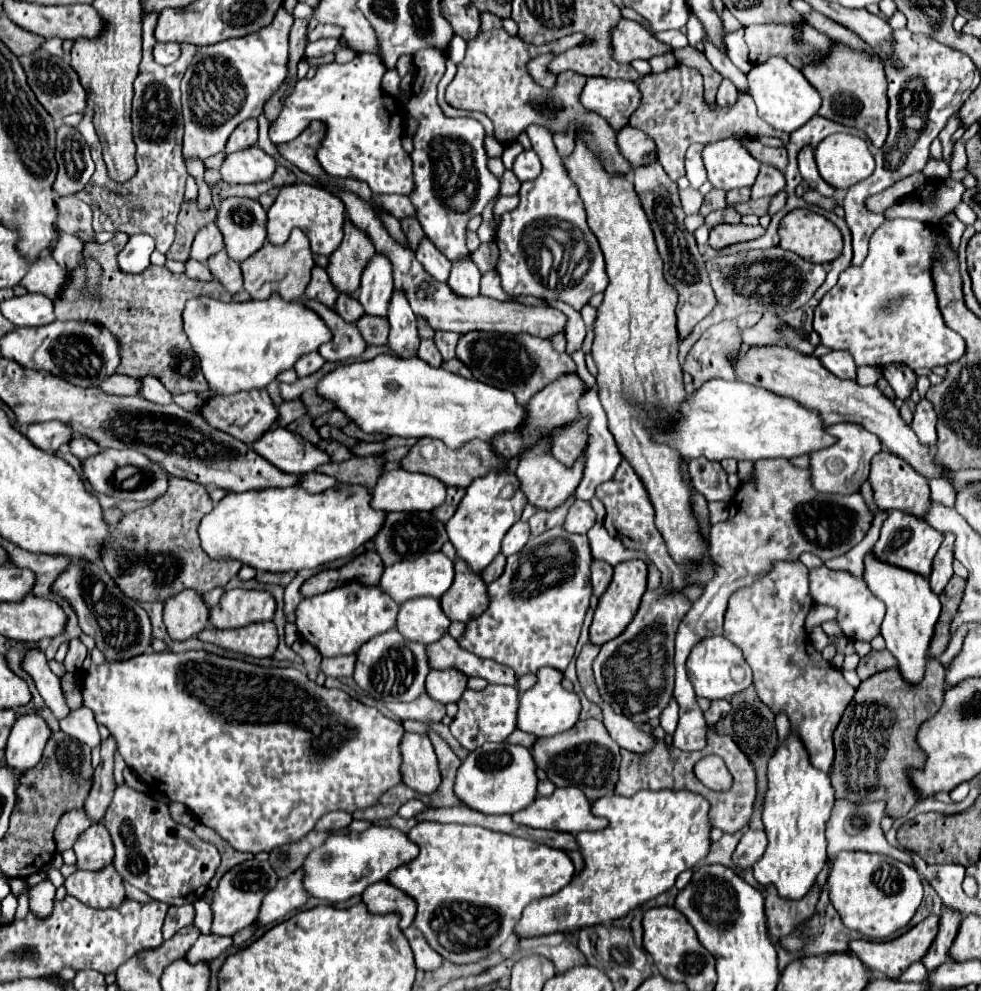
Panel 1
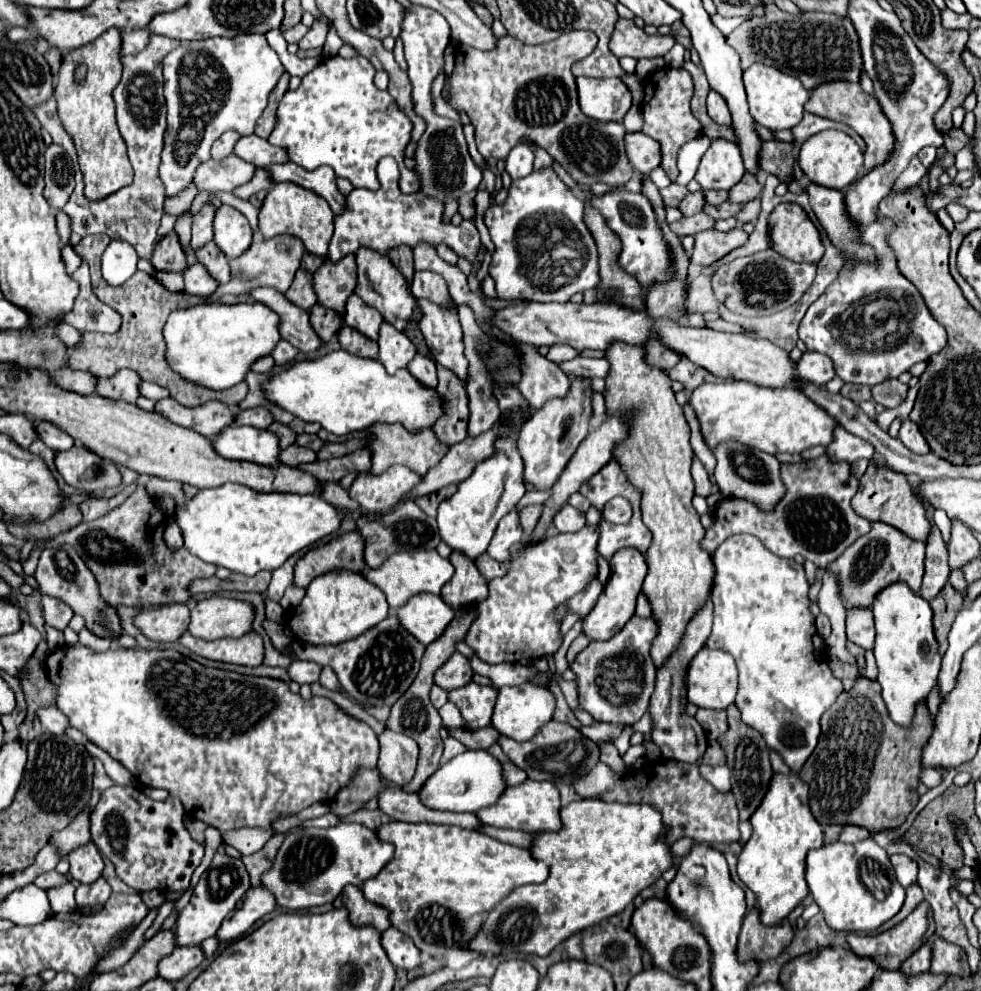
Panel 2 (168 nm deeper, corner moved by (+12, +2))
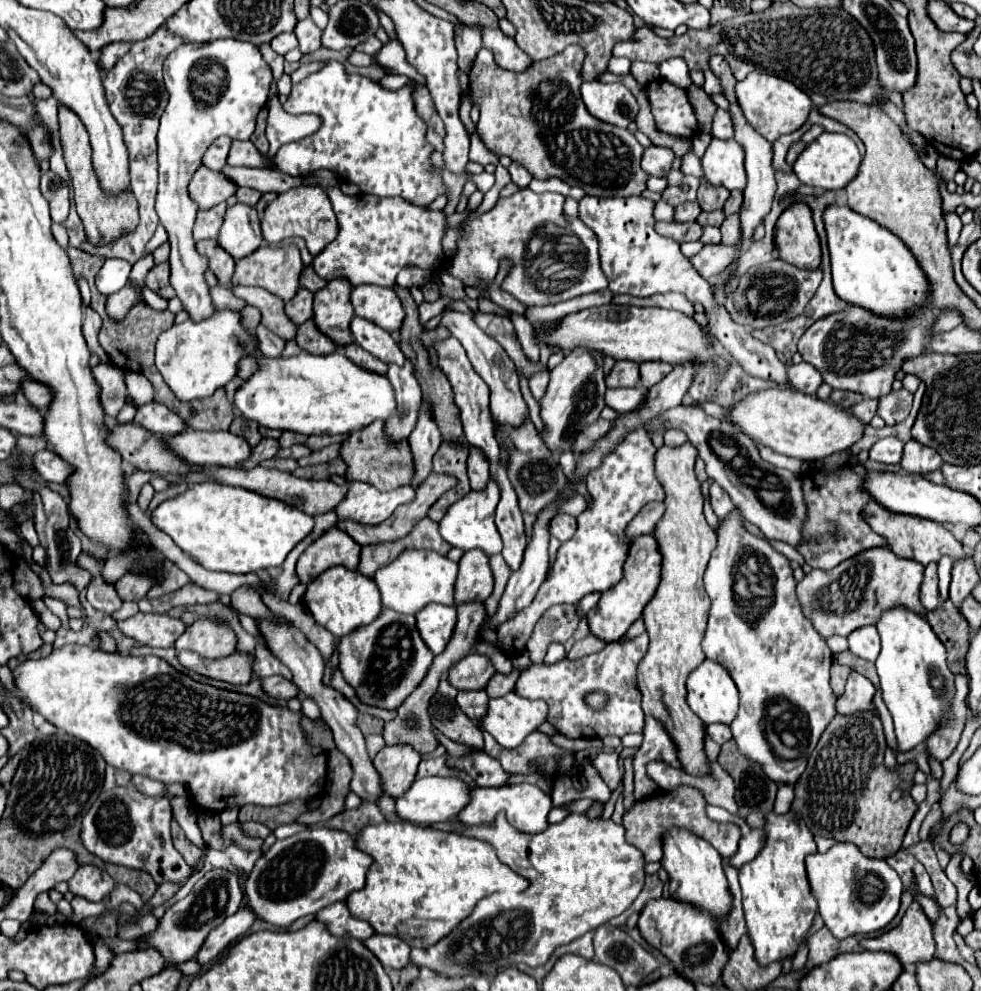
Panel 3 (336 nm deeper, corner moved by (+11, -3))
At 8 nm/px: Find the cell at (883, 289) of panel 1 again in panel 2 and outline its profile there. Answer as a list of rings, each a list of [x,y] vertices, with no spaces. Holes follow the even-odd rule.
[[[882,216],[862,232],[862,244],[868,244],[876,258],[874,260],[856,260],[850,258],[844,262],[840,276],[826,288],[826,292],[810,306],[800,322],[800,340],[810,352],[822,352],[832,358],[836,374],[844,382],[856,384],[880,384],[888,378],[898,378],[916,362],[926,362],[930,356],[938,354],[946,346],[946,330],[938,324],[928,312],[920,292],[912,286],[906,276],[896,268],[896,254],[888,244],[888,236],[896,230],[892,218]],[[892,290],[908,294],[912,300],[894,300]],[[896,324],[900,324],[900,342],[896,348],[890,348],[890,326],[896,342]]]

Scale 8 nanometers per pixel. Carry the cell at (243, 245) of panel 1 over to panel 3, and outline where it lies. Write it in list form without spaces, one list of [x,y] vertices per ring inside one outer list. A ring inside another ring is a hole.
[[[237,203],[227,209],[225,223],[219,231],[219,245],[235,257],[235,261],[251,255],[263,245],[259,215],[255,207]]]

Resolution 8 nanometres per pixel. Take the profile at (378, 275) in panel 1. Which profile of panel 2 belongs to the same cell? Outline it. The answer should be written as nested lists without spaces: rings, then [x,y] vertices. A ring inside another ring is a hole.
[[[350,296],[346,302],[346,312],[344,312],[344,322],[352,328],[356,328],[358,332],[362,332],[364,336],[378,340],[378,330],[382,324],[382,316],[380,312],[376,312],[376,308],[364,304],[360,300],[360,296]]]

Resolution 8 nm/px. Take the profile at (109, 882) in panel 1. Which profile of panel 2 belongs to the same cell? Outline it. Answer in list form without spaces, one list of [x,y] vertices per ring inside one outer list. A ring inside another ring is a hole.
[[[100,876],[100,880],[92,882],[92,884],[78,884],[76,888],[76,904],[78,908],[86,908],[86,906],[98,906],[104,904],[112,894],[110,884]]]

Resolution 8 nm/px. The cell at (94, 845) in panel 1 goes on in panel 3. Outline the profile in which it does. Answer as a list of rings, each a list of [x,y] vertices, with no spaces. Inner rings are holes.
[[[93,865],[79,867],[77,873],[67,883],[73,895],[85,897],[87,901],[103,901],[117,887],[115,879],[111,879],[103,869],[93,867]]]

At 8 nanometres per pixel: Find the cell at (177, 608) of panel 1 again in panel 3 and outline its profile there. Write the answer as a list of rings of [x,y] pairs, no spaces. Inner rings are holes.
[[[137,613],[125,621],[119,621],[117,627],[123,635],[149,647],[173,647],[173,643],[185,631],[181,619],[151,613]]]

